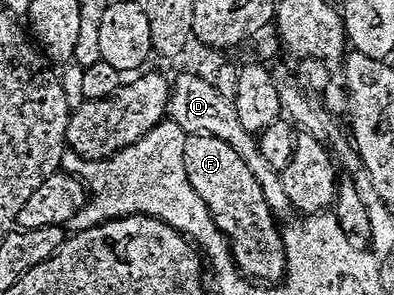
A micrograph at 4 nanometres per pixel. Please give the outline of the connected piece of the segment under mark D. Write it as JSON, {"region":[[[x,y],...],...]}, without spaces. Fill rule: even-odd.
{"region":[[[182,72],[173,79],[171,99],[168,107],[171,119],[174,119],[183,130],[191,134],[214,134],[218,139],[224,139],[230,144],[246,164],[246,170],[252,172],[258,187],[264,192],[263,205],[278,214],[288,210],[290,198],[283,191],[282,173],[268,161],[261,151],[259,139],[241,123],[233,98],[220,92],[217,83],[192,72]]]}

